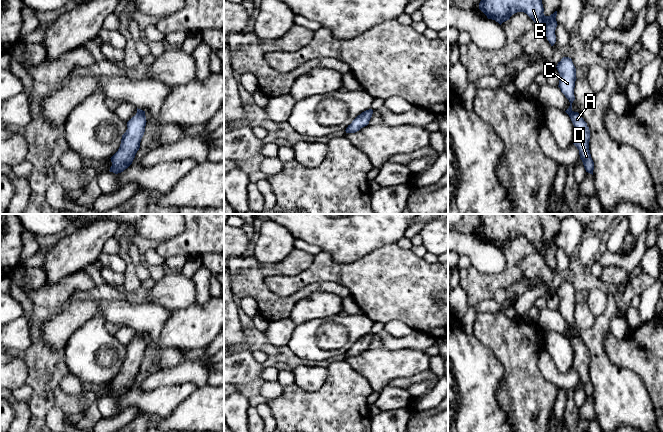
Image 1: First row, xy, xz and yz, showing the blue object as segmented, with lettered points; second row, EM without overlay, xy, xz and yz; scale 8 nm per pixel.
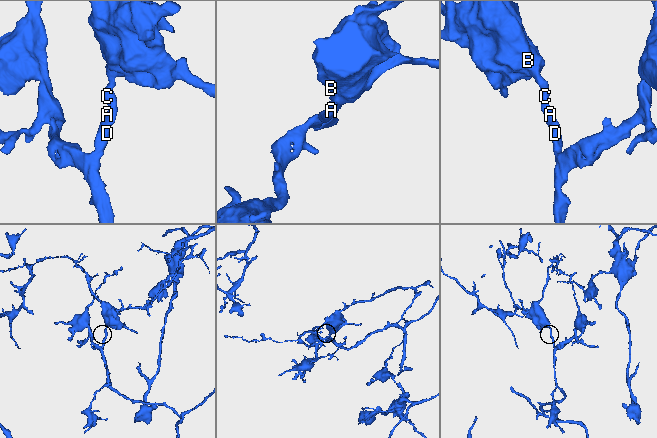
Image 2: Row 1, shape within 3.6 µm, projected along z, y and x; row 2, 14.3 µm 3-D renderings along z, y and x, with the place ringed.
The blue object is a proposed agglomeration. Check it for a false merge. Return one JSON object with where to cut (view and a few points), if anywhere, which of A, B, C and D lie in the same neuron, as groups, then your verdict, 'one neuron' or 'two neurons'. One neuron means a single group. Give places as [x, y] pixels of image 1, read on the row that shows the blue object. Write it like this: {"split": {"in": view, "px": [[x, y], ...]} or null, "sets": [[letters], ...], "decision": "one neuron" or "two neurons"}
{"split": null, "sets": [["A", "B", "C", "D"]], "decision": "one neuron"}

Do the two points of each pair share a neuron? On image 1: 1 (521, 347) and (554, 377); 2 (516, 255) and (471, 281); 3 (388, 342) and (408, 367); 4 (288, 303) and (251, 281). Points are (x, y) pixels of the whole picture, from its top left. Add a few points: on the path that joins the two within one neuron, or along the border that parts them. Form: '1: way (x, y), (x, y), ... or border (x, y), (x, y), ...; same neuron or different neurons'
1: border (543, 347), (538, 357), (538, 369), (551, 382); different neurons
2: way (511, 268), (498, 281), (484, 281); same neuron
3: border (383, 347), (391, 349), (418, 349); different neurons
4: way (279, 303), (273, 303), (260, 290); same neuron

